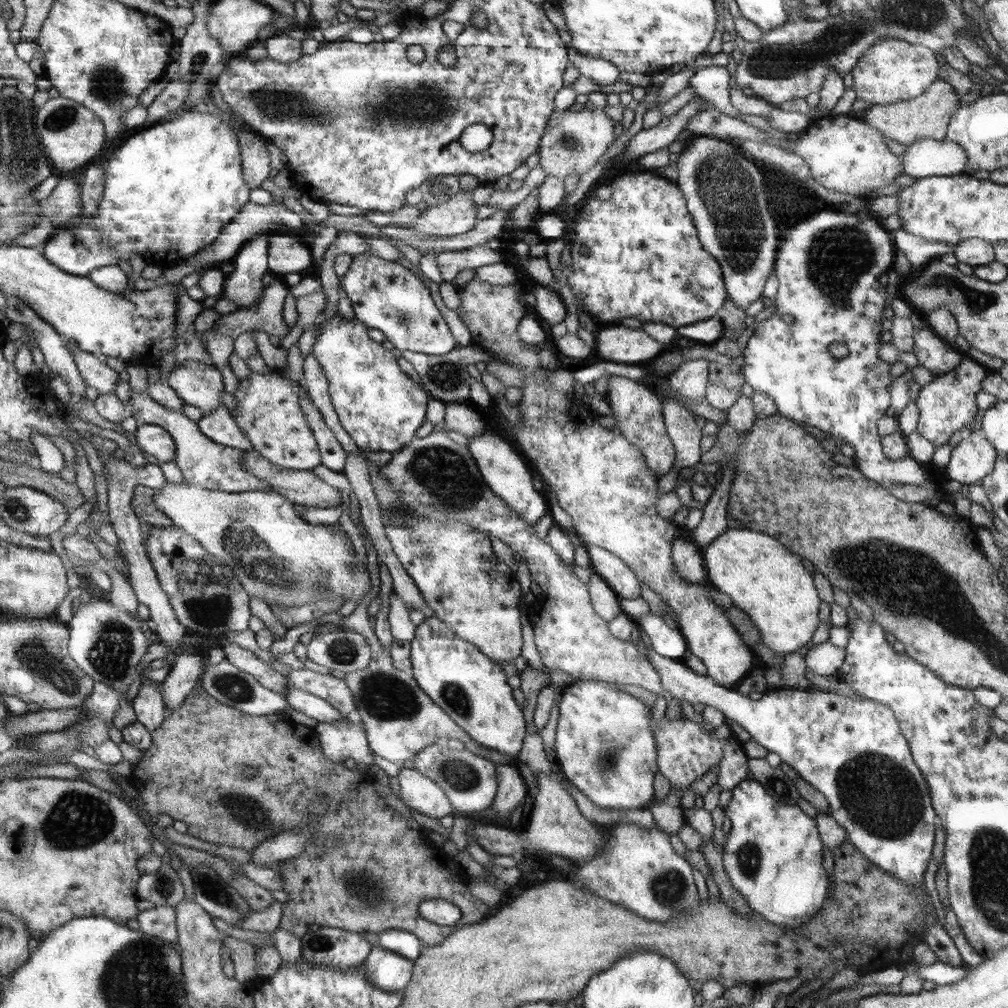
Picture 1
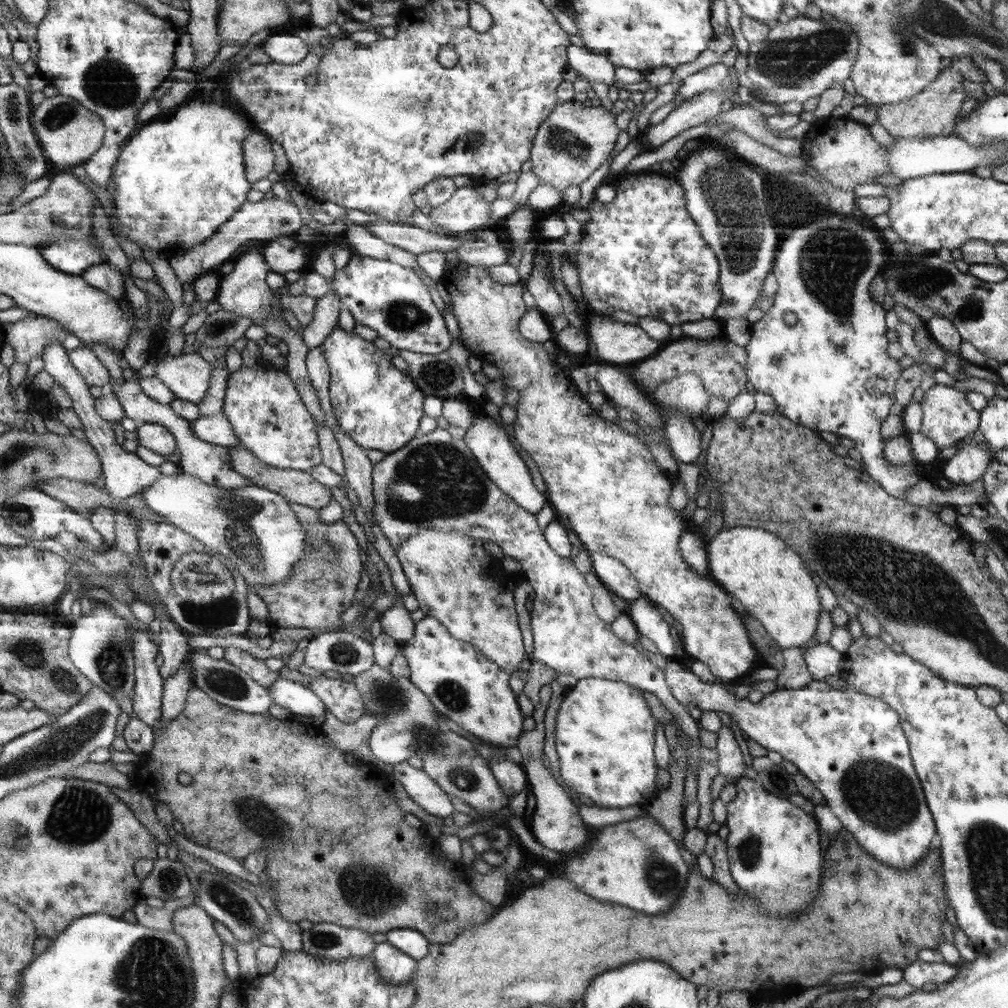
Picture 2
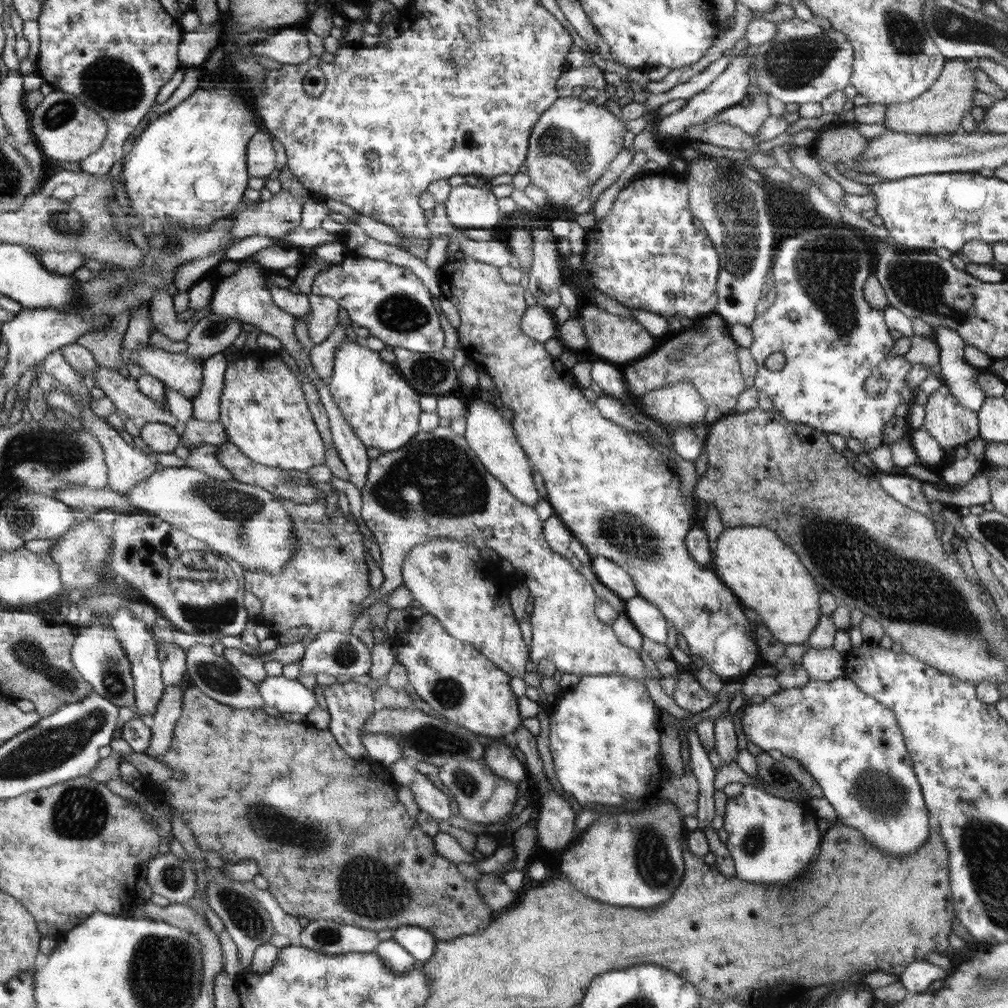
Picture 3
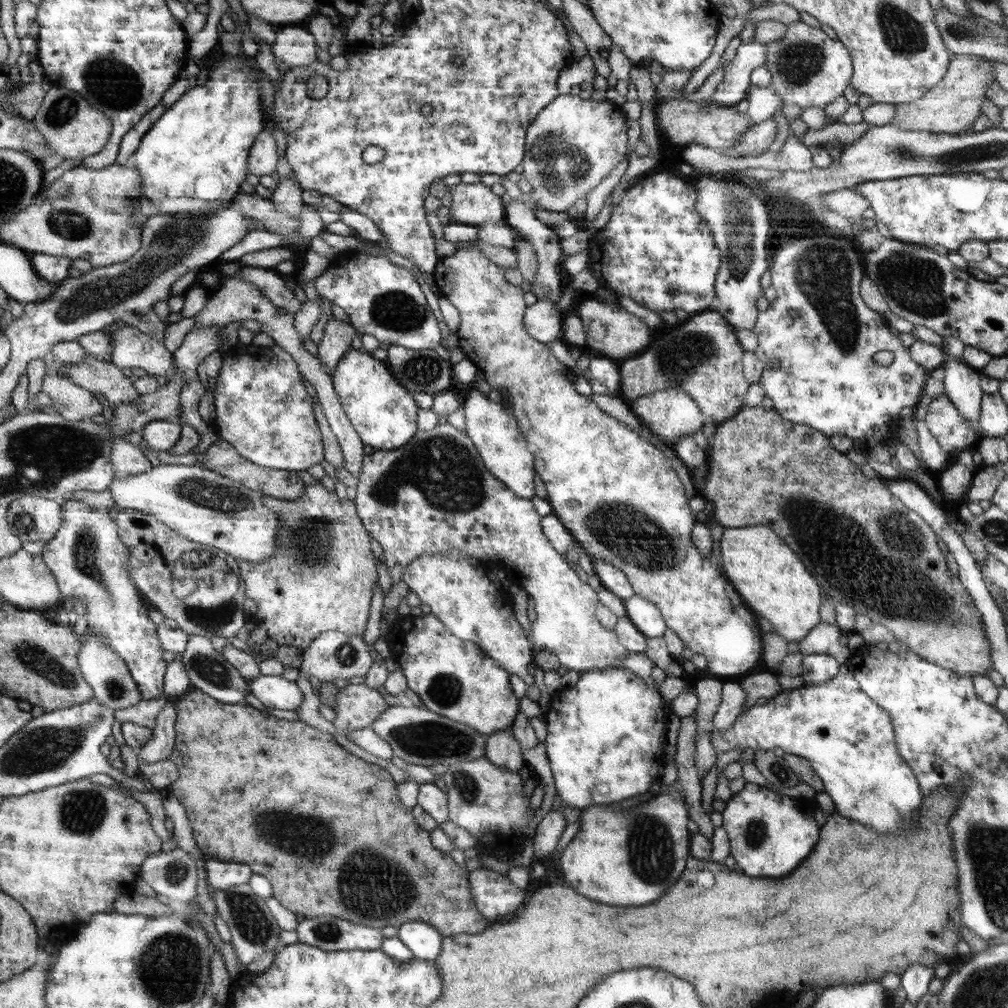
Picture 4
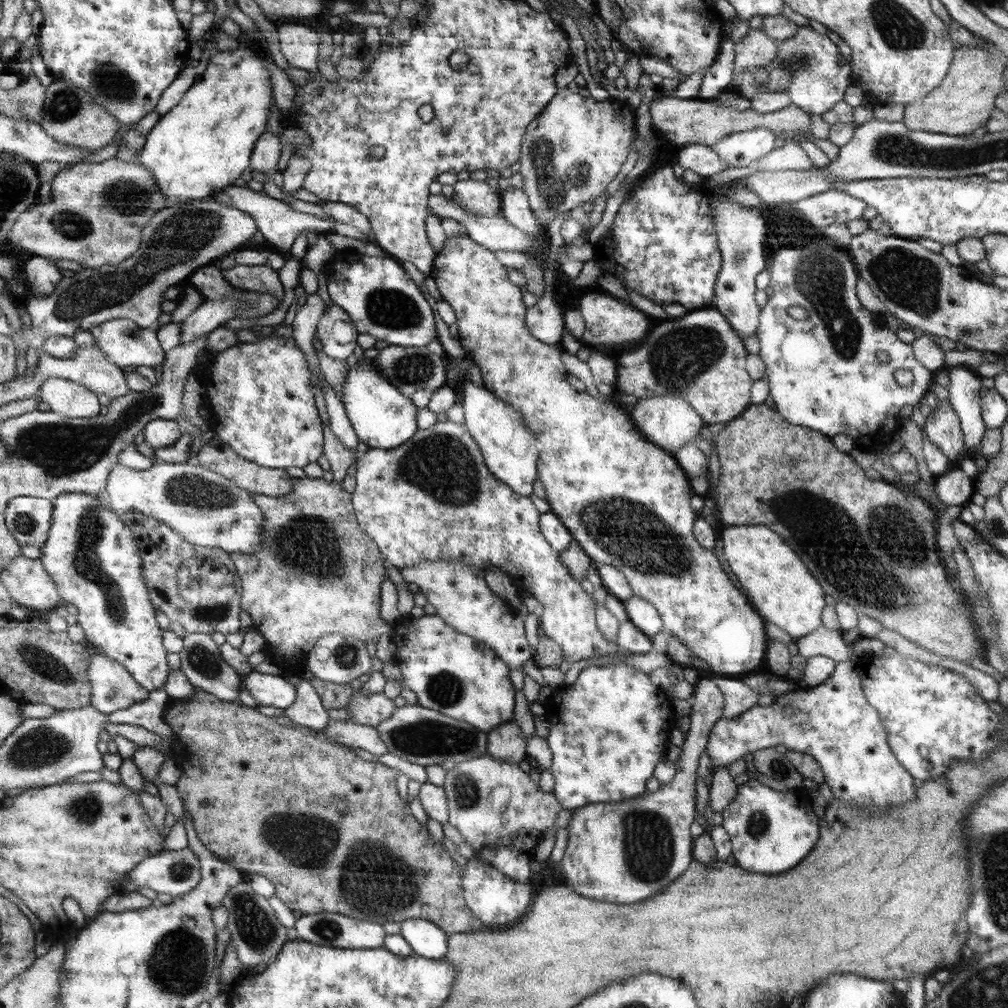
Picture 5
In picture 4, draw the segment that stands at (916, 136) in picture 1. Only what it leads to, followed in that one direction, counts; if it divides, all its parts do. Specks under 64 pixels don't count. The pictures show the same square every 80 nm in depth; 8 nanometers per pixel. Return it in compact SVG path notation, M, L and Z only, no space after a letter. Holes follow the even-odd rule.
M956 54L951 57L943 79L931 88L922 99L911 104L902 104L894 109L894 124L913 131L958 134L974 125L982 104L986 101L988 85L995 81L993 62L985 56Z

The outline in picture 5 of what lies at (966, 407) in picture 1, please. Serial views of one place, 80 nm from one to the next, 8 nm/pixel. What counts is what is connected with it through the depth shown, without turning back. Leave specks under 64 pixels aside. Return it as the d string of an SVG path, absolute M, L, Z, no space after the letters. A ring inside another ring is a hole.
M939 401L938 407L932 408L931 413L925 418L923 432L930 443L942 450L942 453L955 465L965 456L966 443L964 443L959 416L954 412L948 401Z

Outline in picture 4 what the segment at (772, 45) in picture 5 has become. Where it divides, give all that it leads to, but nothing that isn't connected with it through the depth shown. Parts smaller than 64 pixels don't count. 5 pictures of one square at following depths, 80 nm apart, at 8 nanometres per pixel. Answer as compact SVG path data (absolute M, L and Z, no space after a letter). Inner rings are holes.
M750 40L748 44L740 44L736 55L725 66L725 79L716 87L714 94L696 103L700 108L708 106L735 107L740 100L746 98L750 88L750 73L754 68L767 61L766 45L758 44L758 40Z

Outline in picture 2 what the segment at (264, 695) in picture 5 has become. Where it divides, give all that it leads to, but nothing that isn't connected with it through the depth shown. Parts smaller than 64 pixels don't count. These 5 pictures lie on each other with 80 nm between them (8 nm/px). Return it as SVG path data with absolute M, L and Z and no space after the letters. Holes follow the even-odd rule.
M280 677L267 689L273 704L278 704L293 714L321 717L328 711L321 698L301 683Z

